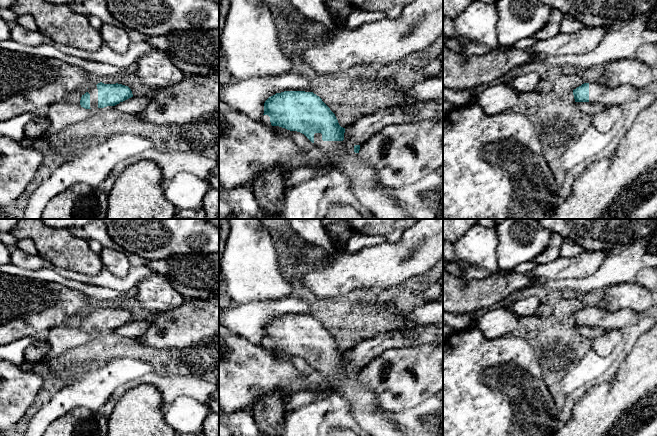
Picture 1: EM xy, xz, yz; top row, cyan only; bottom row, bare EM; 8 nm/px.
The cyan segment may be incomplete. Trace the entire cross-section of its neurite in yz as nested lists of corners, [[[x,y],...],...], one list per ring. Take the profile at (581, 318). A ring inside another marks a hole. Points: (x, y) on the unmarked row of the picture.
[[[601,306],[584,307],[573,314],[575,326],[598,327],[605,331],[622,329],[626,325],[634,325],[639,320],[639,314],[630,309],[609,311]]]

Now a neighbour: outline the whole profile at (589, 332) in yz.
[[[576,326],[576,327],[579,334],[582,337],[585,337],[588,339],[598,338],[606,332],[605,330],[598,327],[591,327],[591,326]]]

